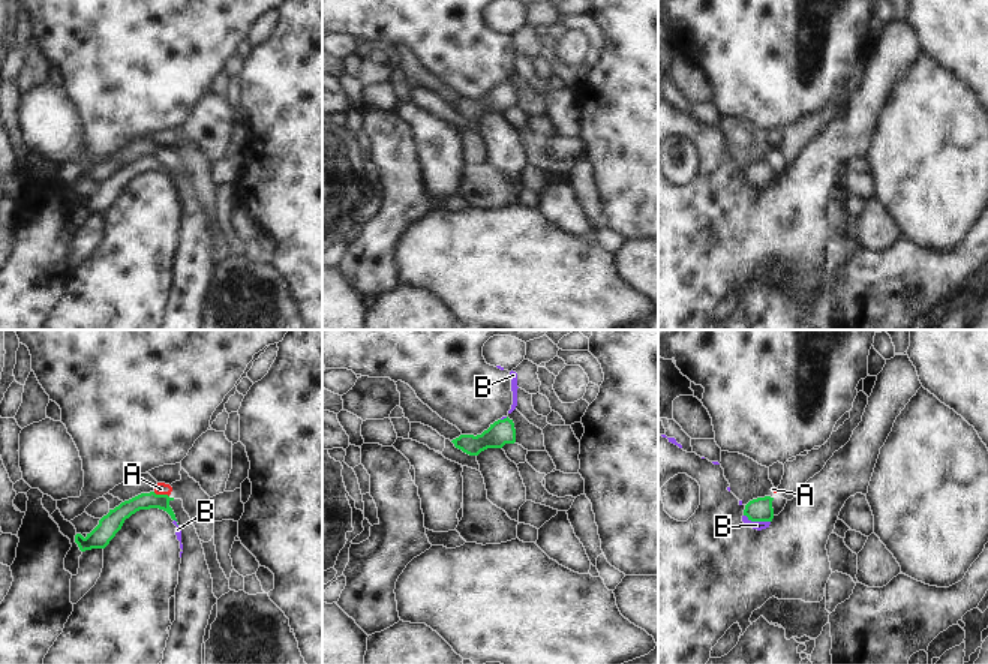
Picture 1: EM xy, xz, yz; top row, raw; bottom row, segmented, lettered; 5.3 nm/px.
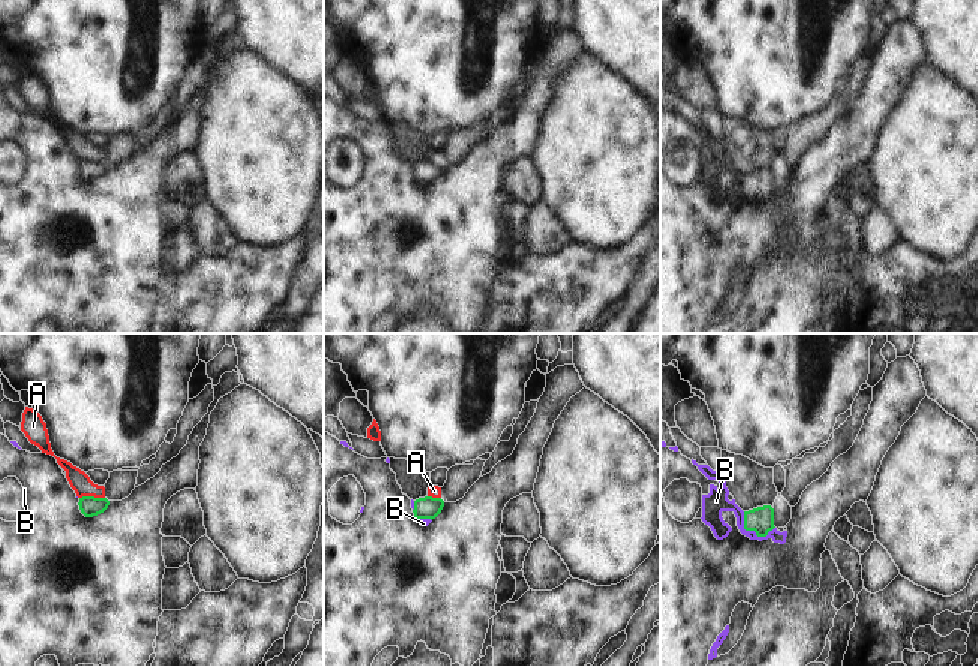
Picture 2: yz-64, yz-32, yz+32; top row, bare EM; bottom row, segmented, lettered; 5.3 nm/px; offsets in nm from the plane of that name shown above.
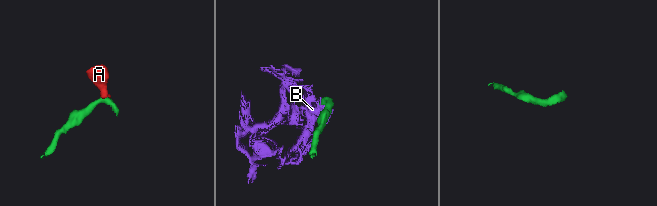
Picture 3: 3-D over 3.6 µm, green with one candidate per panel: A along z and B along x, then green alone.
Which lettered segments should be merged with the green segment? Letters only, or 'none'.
none

